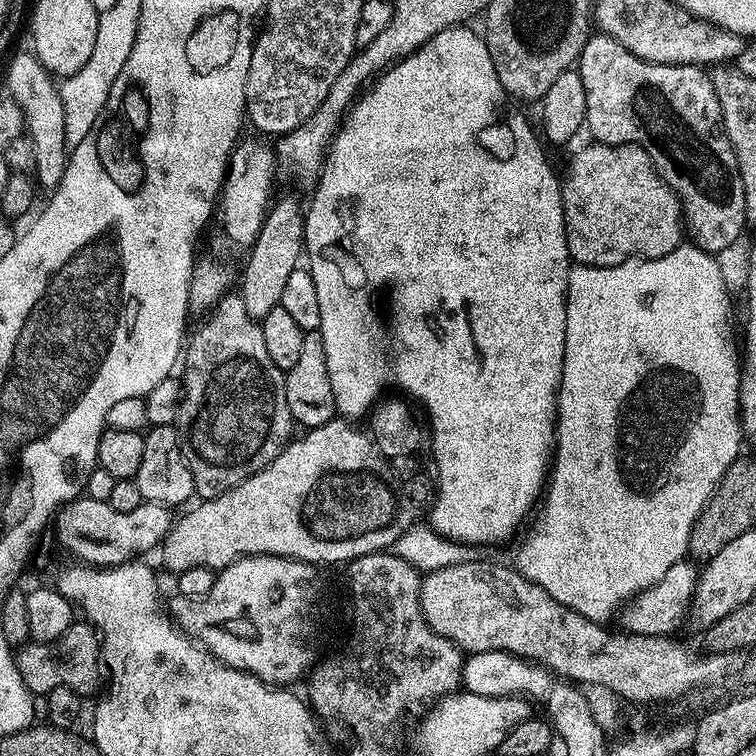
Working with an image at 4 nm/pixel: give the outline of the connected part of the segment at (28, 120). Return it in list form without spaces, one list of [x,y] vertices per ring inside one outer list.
[[[26,50],[11,60],[6,72],[6,84],[9,92],[7,95],[19,107],[25,131],[34,146],[35,166],[32,172],[35,181],[43,191],[55,191],[65,173],[68,153],[59,87],[51,73],[41,66],[40,60]]]

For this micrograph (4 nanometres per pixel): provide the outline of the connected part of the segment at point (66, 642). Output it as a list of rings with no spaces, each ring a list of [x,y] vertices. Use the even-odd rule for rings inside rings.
[[[74,622],[62,638],[53,644],[29,642],[15,653],[14,662],[22,682],[34,694],[47,694],[54,686],[70,686],[70,690],[81,694],[92,692],[96,688],[96,664],[98,668],[98,633],[87,622]]]

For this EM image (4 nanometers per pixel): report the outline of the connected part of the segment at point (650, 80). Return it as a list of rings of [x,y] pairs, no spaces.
[[[603,34],[588,37],[578,71],[582,86],[586,86],[586,128],[592,131],[591,139],[602,144],[636,144],[646,150],[658,174],[680,199],[691,243],[704,252],[726,251],[746,227],[744,191],[736,155],[720,120],[718,94],[714,94],[711,75],[695,64],[651,64]]]

